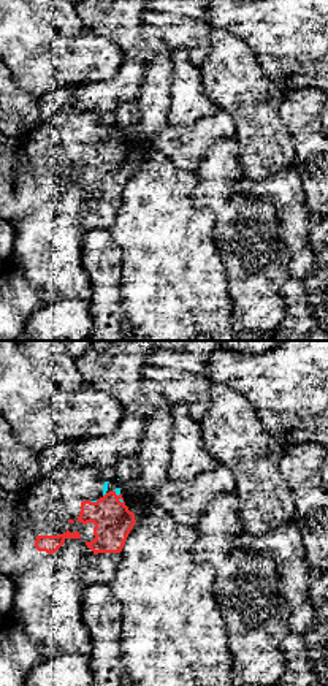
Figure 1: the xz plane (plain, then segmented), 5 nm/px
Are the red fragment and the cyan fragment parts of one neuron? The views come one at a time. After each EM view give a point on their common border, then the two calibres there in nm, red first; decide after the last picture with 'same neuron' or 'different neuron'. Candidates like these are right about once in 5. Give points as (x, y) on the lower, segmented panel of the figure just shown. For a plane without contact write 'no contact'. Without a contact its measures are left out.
contact (118, 496); calibres 200 and 30 nm

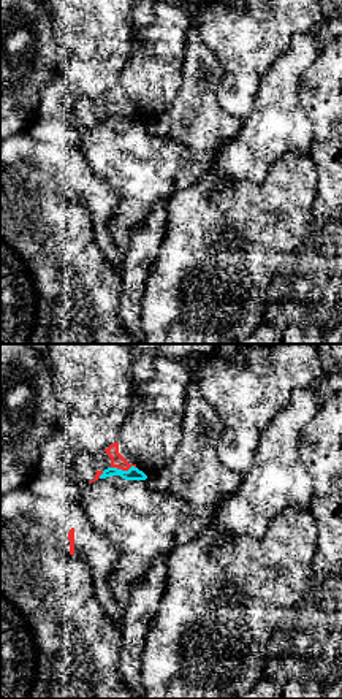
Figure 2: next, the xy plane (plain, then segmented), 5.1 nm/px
contact (124, 469); calibres 70 and 70 nm

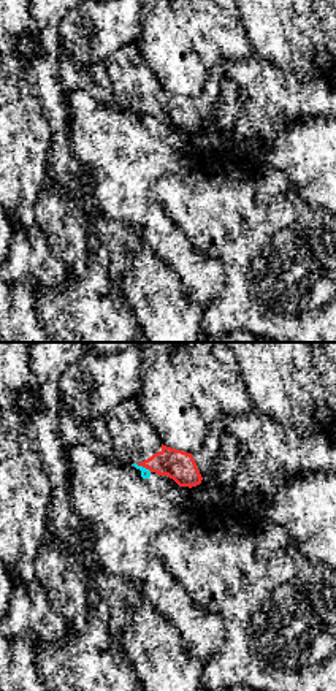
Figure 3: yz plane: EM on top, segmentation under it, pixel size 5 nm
contact (143, 466); calibres 150 and 50 nm

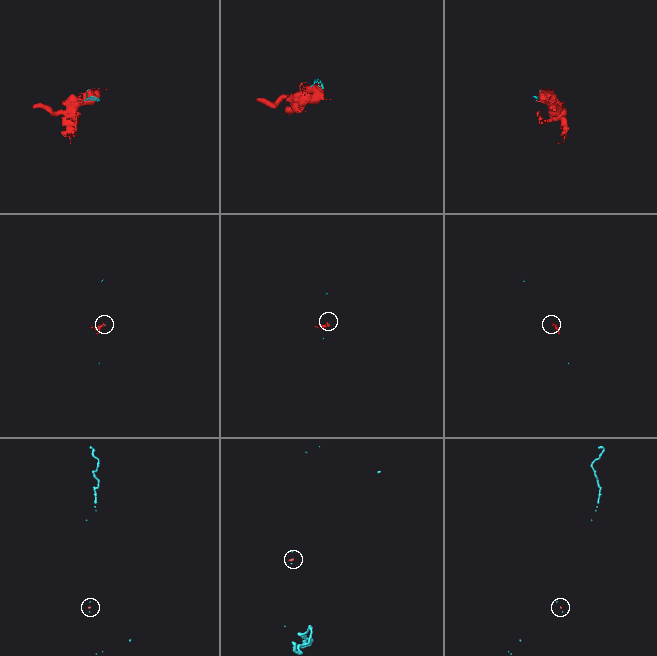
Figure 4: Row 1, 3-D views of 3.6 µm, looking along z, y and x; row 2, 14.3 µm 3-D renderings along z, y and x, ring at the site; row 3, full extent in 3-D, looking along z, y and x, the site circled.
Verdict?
different neuron

